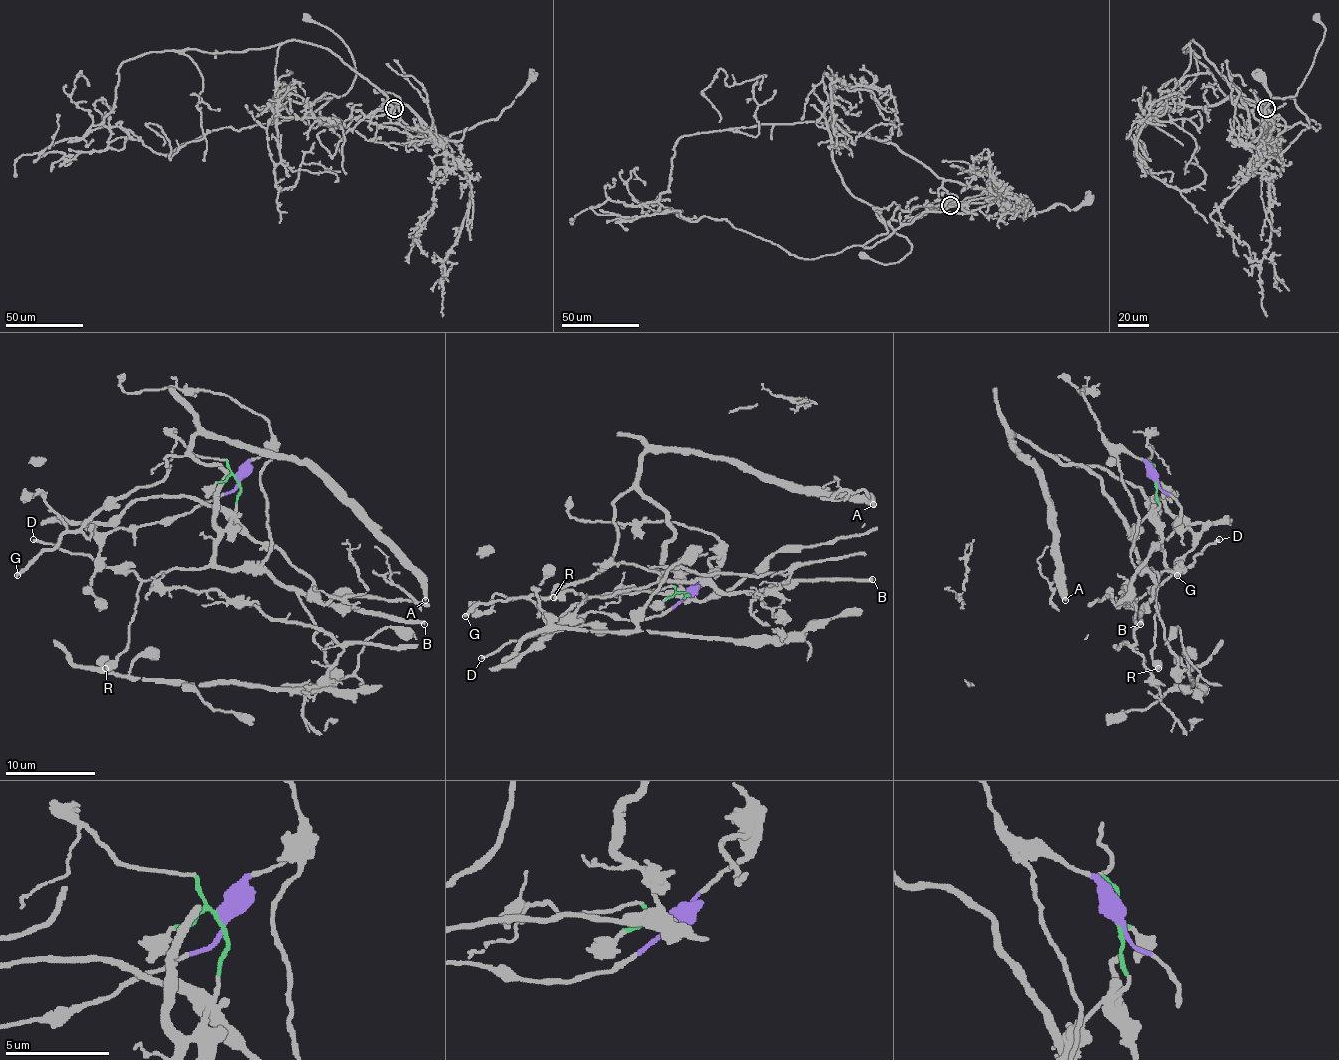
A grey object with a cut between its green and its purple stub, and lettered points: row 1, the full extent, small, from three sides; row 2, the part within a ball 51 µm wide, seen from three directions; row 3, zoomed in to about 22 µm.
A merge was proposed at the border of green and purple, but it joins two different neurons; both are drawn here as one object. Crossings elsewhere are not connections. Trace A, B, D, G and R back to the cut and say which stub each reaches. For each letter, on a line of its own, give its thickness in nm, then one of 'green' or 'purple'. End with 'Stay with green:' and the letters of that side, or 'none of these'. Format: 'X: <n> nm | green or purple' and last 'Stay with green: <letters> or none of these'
A: 360 nm | green
B: 300 nm | green
D: 200 nm | green
G: 240 nm | green
R: 550 nm | green
Stay with green: A, B, D, G, R

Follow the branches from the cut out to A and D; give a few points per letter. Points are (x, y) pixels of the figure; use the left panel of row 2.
A: (238, 479), (220, 529), (225, 474), (202, 465), (191, 440), (304, 461), (426, 601)
D: (238, 479), (231, 524), (213, 558), (198, 569), (168, 569), (143, 581), (33, 540)

